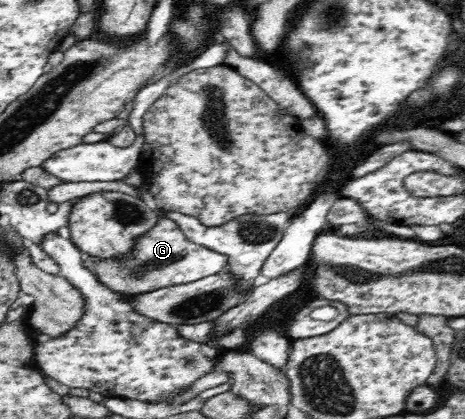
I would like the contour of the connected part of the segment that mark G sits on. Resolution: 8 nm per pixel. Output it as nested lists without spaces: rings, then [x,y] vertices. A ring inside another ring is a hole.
[[[166,216],[159,218],[147,234],[139,236],[133,246],[134,250],[119,261],[105,261],[85,252],[82,252],[82,260],[86,268],[94,272],[104,286],[126,296],[196,282],[221,273],[228,266],[227,256],[191,242],[179,225]]]

